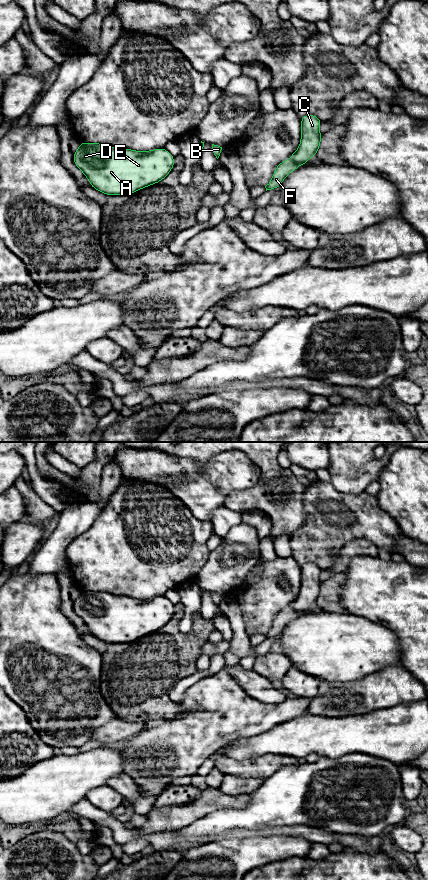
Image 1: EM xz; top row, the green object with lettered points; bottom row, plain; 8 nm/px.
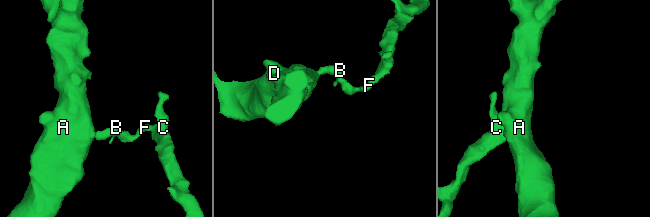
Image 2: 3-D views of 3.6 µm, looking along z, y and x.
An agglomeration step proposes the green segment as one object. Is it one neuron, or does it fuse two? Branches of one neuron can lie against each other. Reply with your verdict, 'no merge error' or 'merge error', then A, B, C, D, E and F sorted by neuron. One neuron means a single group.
merge error | A B D E F / C

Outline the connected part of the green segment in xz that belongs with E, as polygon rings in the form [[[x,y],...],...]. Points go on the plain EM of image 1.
[[[81,590],[73,604],[74,612],[97,639],[110,643],[130,643],[163,628],[175,613],[165,596],[149,599],[116,596],[101,591]]]

